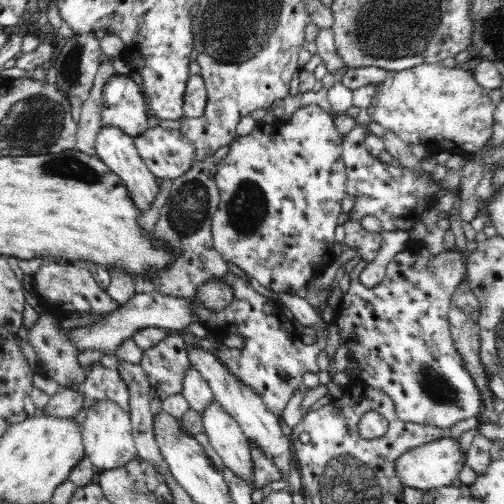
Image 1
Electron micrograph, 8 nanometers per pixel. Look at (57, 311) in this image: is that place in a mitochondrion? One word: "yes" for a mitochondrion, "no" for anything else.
no

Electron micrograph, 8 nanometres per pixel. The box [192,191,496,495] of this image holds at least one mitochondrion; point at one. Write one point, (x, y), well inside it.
(439, 391)

